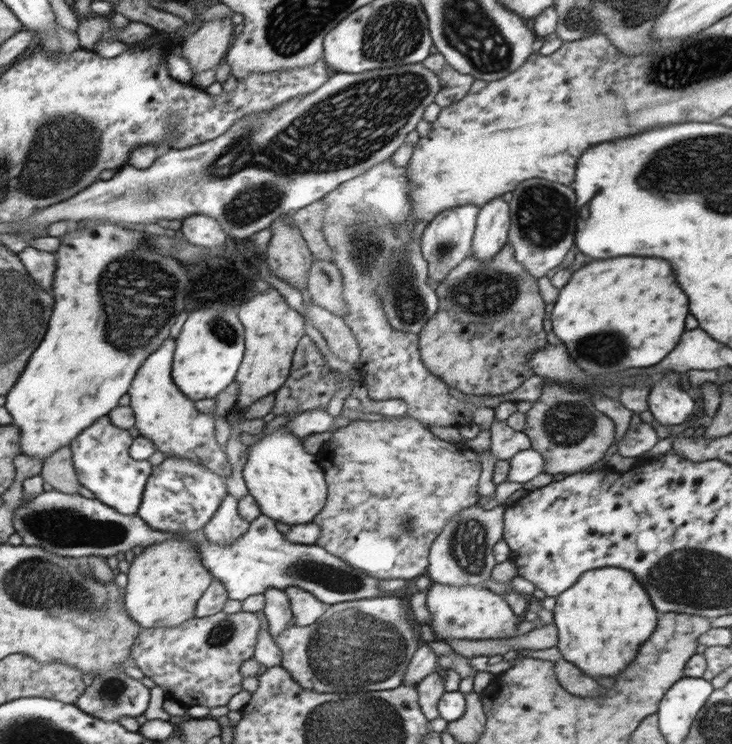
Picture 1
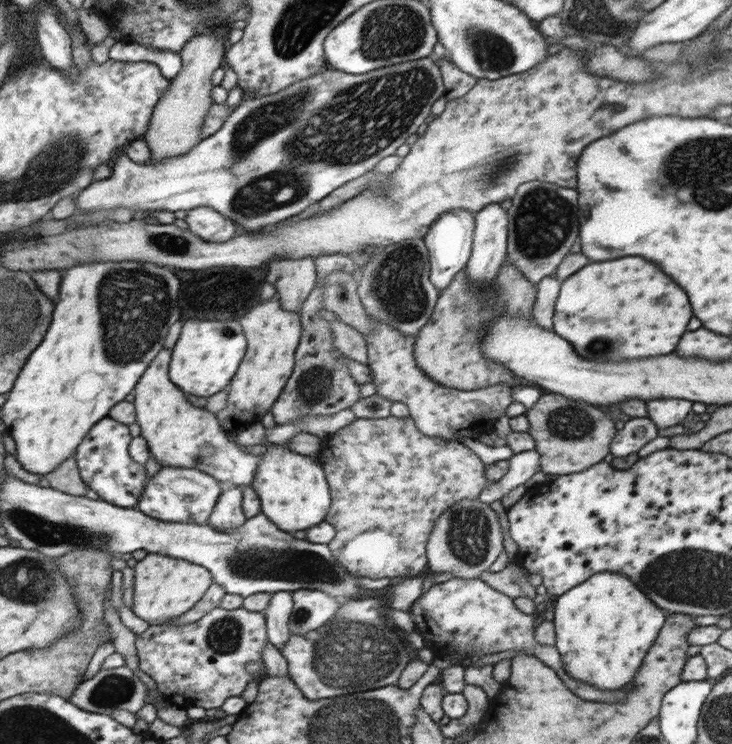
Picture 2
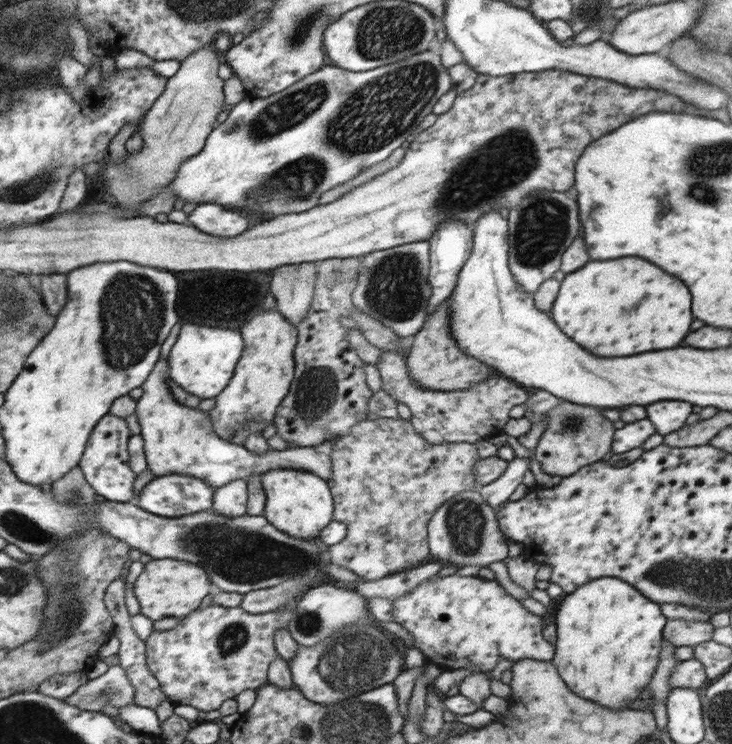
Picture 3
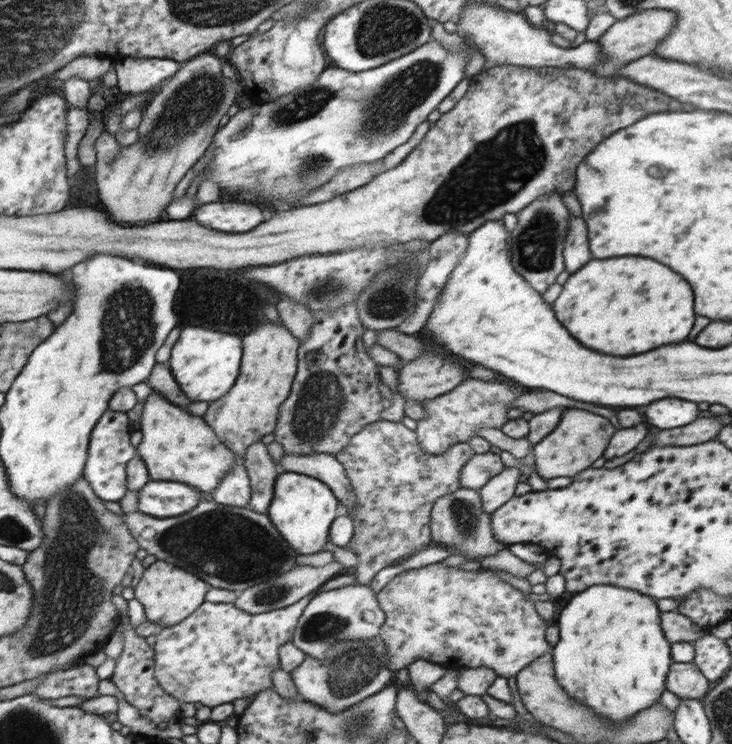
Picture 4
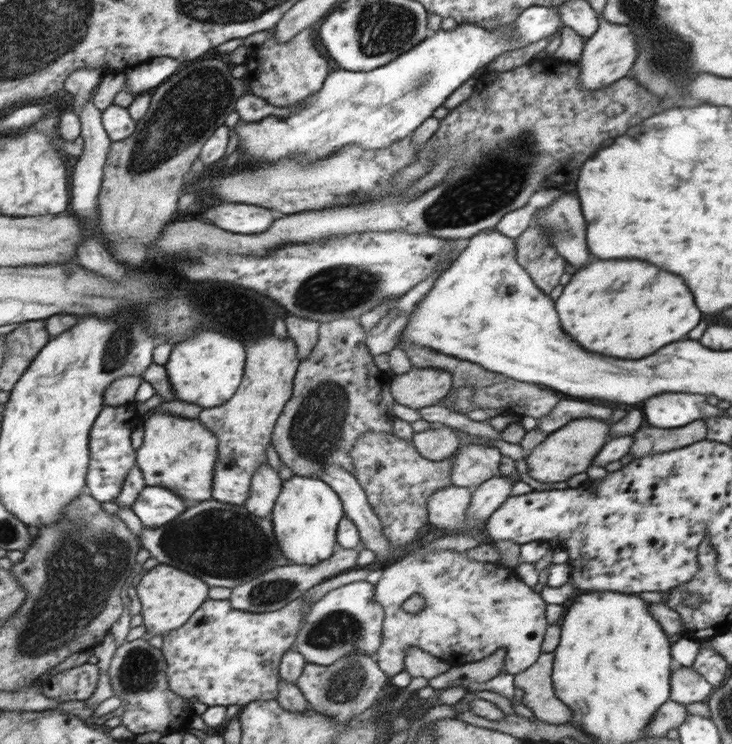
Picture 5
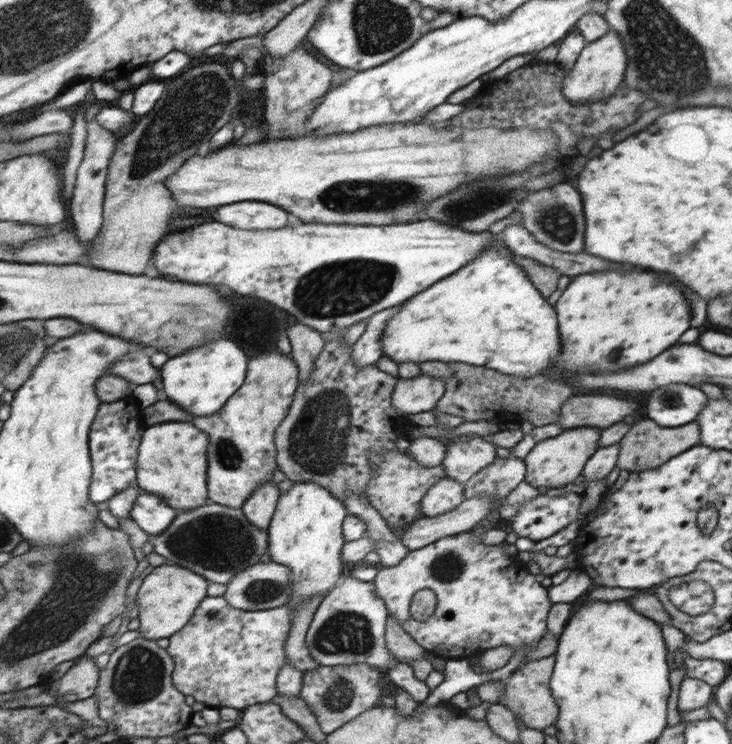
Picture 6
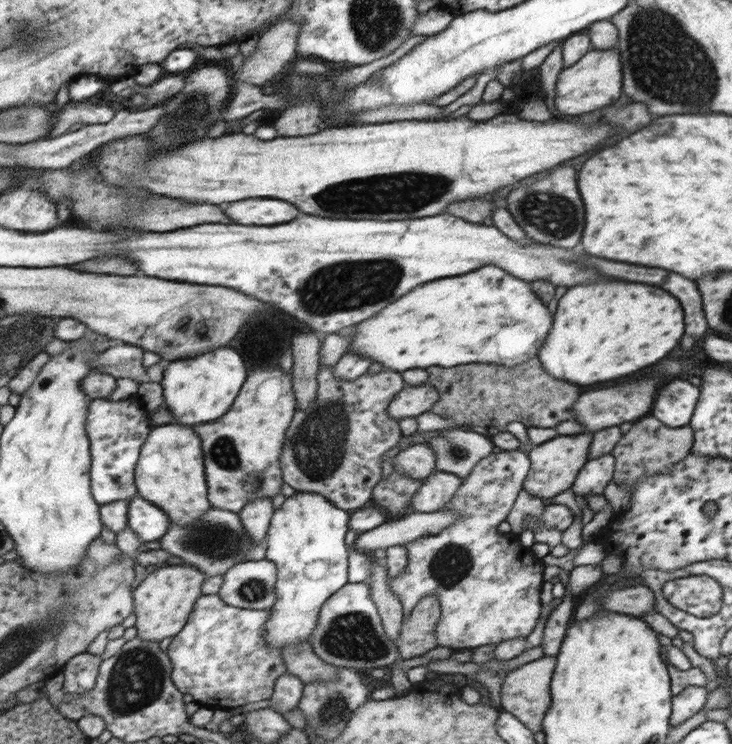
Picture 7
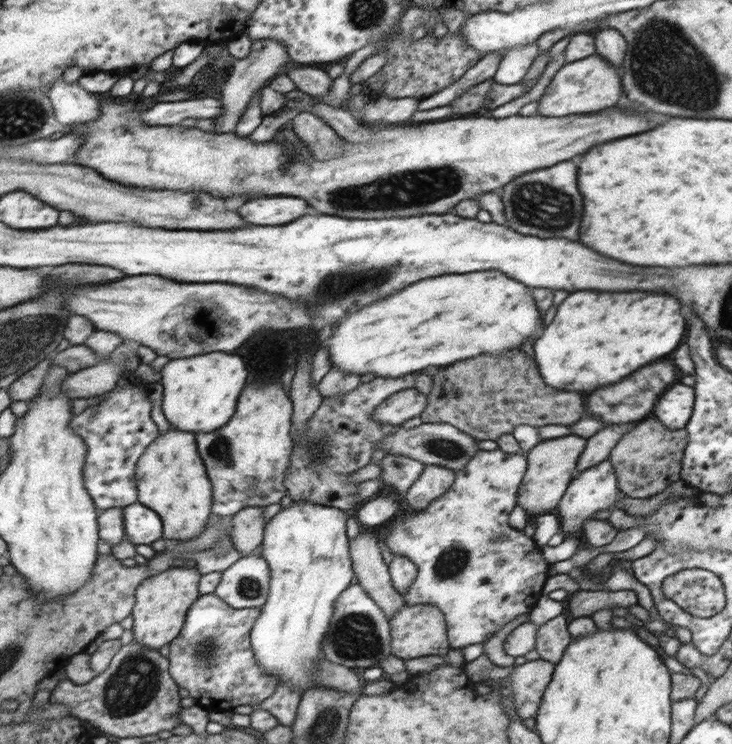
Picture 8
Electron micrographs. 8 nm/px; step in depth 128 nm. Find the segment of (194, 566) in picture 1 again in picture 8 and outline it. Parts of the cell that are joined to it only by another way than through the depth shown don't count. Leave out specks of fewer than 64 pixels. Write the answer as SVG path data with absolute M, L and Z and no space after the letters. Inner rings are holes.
M176 567L146 578L146 584L142 584L142 588L137 590L137 606L134 607L132 615L134 626L131 630L134 641L157 651L162 646L172 643L185 624L186 610L200 596L198 594L200 576L201 573L196 567Z

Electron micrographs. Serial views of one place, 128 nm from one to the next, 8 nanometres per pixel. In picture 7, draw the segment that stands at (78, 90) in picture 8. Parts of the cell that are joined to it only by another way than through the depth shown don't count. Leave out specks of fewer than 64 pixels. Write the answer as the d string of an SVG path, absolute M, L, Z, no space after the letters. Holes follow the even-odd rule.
M72 100L60 113L60 120L53 126L48 138L58 138L70 133L70 128L78 122L84 125L106 124L115 114L116 111L110 107L103 108L94 103Z

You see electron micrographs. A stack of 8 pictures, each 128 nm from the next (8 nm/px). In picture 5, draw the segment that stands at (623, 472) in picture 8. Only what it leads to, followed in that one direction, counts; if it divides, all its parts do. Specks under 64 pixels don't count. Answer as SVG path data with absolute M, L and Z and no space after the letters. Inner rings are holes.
M698 420L698 424L688 424L686 428L674 428L674 430L642 426L634 434L634 448L630 448L629 454L636 459L678 450L706 439L707 434L706 424L702 420Z

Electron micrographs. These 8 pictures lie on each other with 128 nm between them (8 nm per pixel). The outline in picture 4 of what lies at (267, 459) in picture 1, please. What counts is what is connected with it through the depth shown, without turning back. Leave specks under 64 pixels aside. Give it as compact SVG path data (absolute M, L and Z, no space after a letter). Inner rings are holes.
M280 471L275 484L273 504L267 515L277 531L285 537L290 548L294 548L298 554L318 554L324 552L324 545L329 541L329 531L338 516L338 499L336 494L330 492L330 488L324 481L316 477L306 476L302 473Z

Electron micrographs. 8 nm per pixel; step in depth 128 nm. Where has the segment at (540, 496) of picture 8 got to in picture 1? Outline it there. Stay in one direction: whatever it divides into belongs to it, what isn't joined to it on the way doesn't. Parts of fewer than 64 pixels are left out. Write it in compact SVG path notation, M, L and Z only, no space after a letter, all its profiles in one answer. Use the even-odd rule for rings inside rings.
M546 383L540 398L533 402L532 408L525 414L527 422L523 431L529 436L531 448L543 456L546 474L580 473L596 464L616 438L614 422L592 406L592 400L586 392L576 390Z

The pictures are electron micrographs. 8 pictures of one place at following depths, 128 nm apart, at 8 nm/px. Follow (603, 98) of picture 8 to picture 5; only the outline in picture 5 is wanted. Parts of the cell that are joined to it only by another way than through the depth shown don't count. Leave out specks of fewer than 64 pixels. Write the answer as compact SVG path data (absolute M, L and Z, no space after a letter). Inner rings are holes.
M604 18L599 19L598 30L585 41L583 51L577 64L581 69L582 90L600 90L610 87L617 80L630 76L638 58L638 36L634 27L628 24L612 24Z

